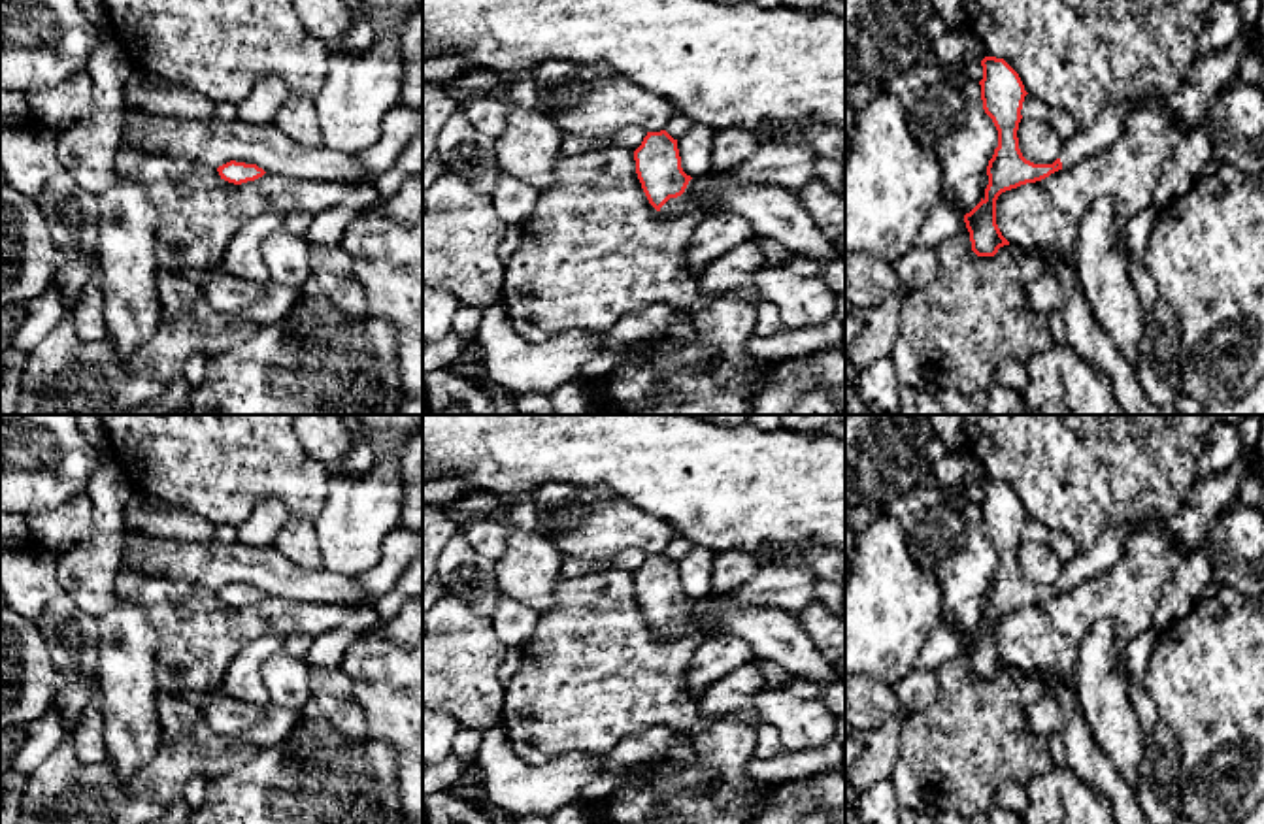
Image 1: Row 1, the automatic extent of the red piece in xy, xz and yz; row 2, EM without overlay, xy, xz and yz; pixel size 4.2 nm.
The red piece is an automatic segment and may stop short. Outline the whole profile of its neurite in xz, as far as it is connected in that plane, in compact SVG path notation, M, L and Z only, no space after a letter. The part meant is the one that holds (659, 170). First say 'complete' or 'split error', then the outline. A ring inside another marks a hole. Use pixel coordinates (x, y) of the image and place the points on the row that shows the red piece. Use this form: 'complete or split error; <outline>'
split error; M666 130L647 132L634 151L636 173L649 204L664 219L675 219L687 211L683 196L692 179L681 168L677 140Z

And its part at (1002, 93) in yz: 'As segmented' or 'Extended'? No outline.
Extended

